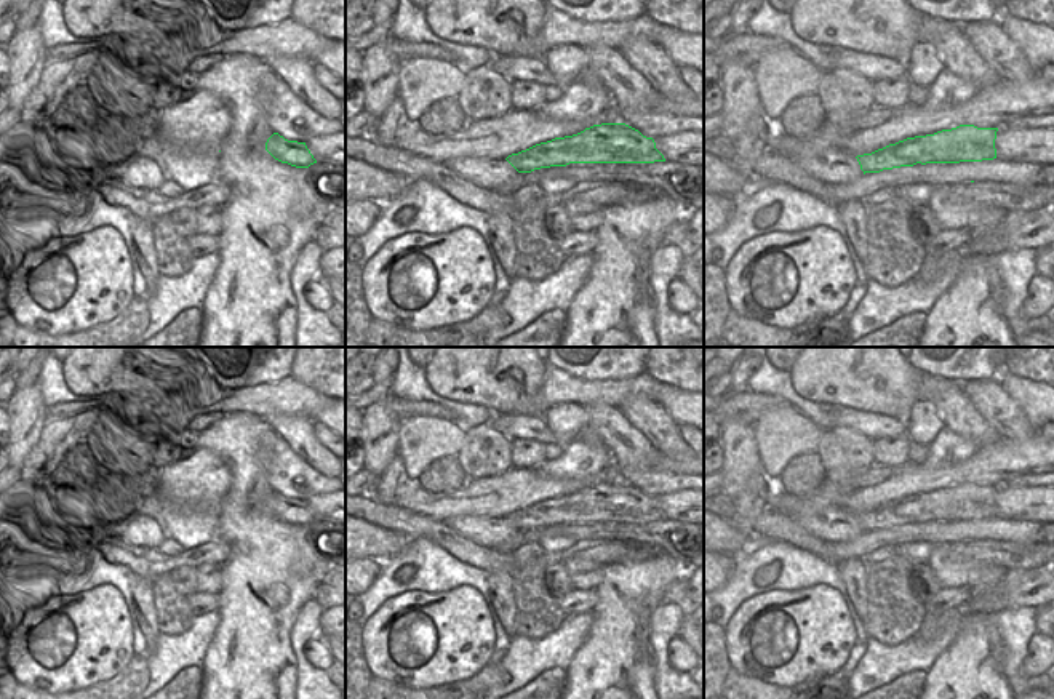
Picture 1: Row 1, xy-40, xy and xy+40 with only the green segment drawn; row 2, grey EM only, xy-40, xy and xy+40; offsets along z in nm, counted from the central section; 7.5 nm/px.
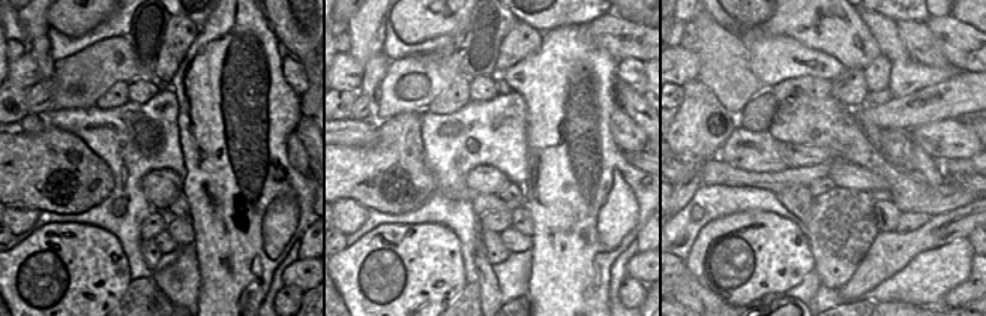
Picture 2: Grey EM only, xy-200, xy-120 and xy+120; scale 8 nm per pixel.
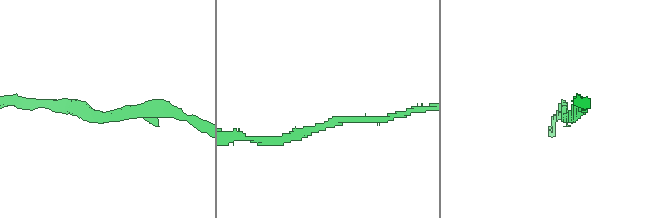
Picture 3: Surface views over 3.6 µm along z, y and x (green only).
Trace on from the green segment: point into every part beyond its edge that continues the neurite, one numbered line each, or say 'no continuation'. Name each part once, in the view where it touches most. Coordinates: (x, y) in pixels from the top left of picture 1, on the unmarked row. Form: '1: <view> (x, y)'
no continuation.

